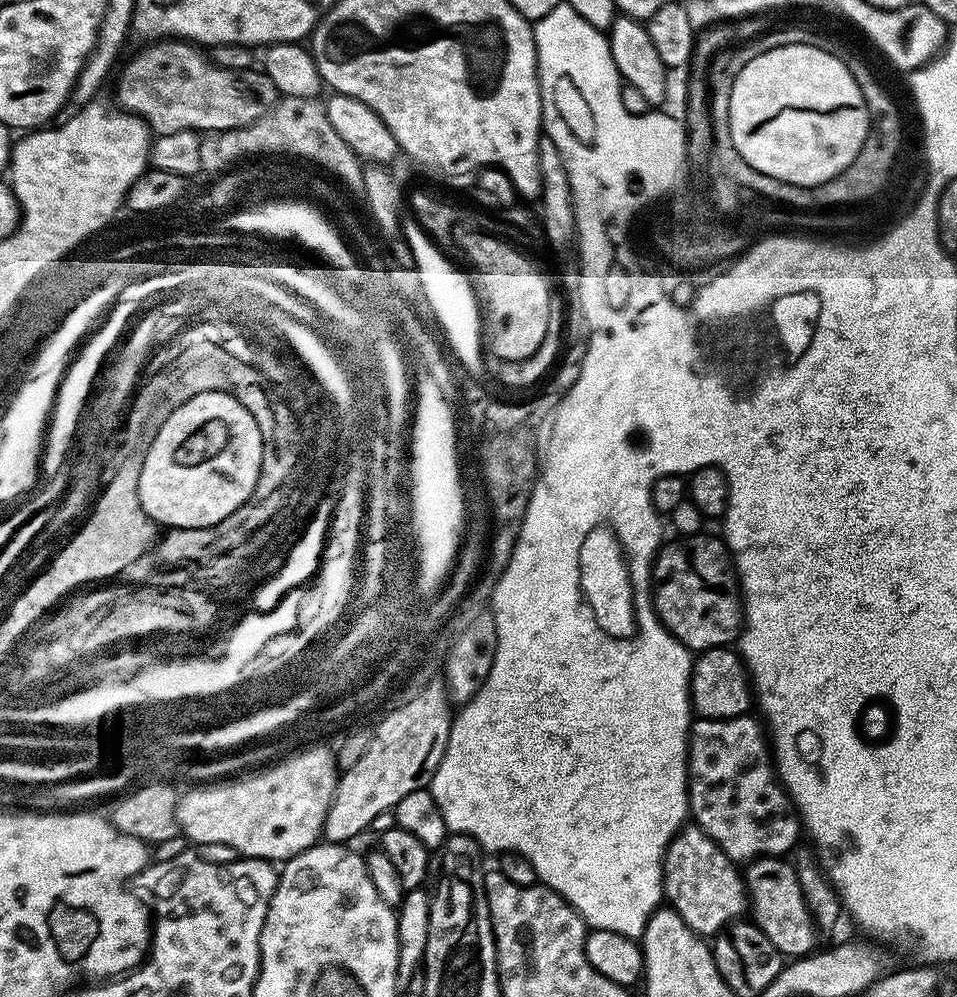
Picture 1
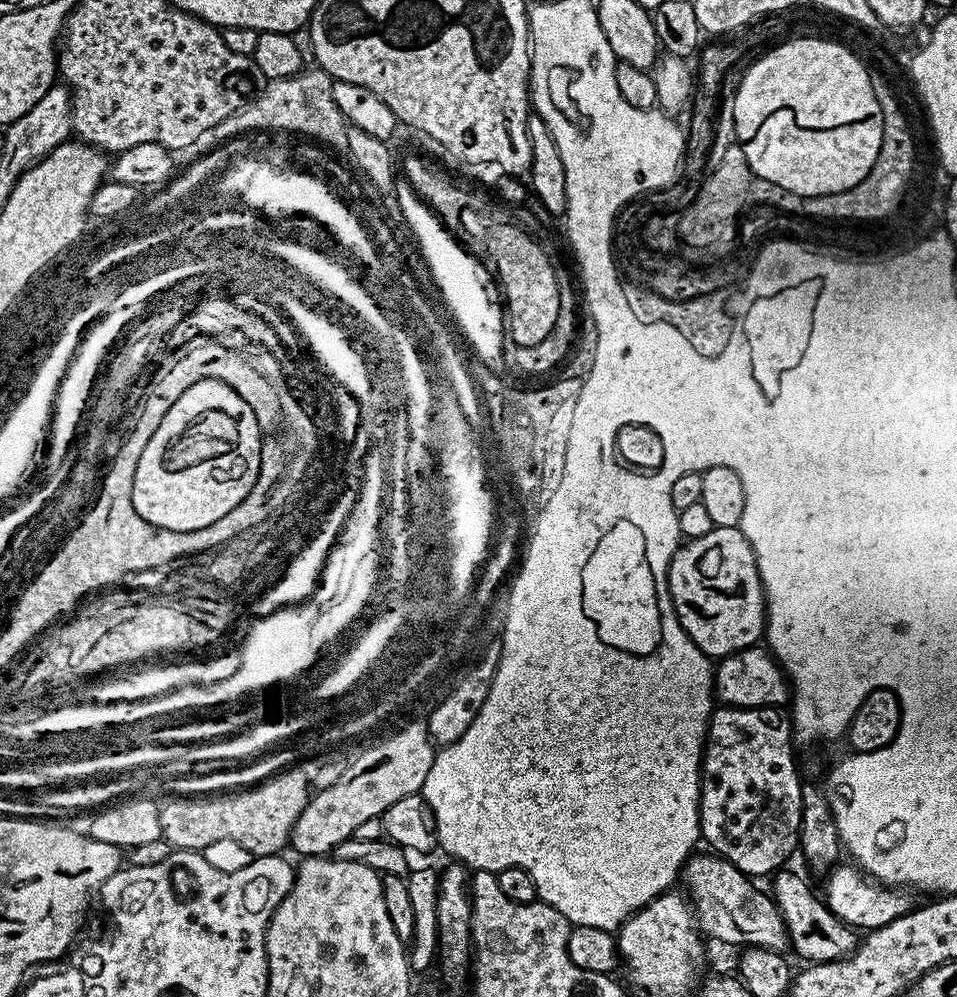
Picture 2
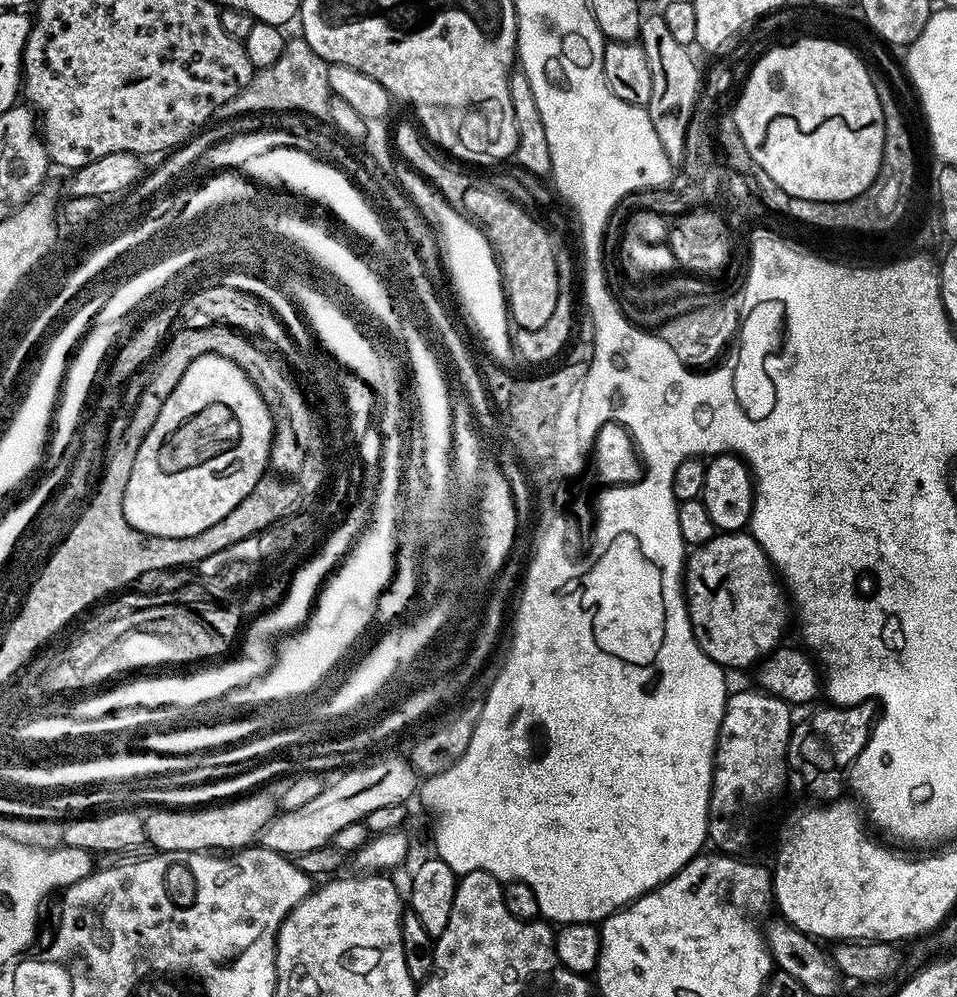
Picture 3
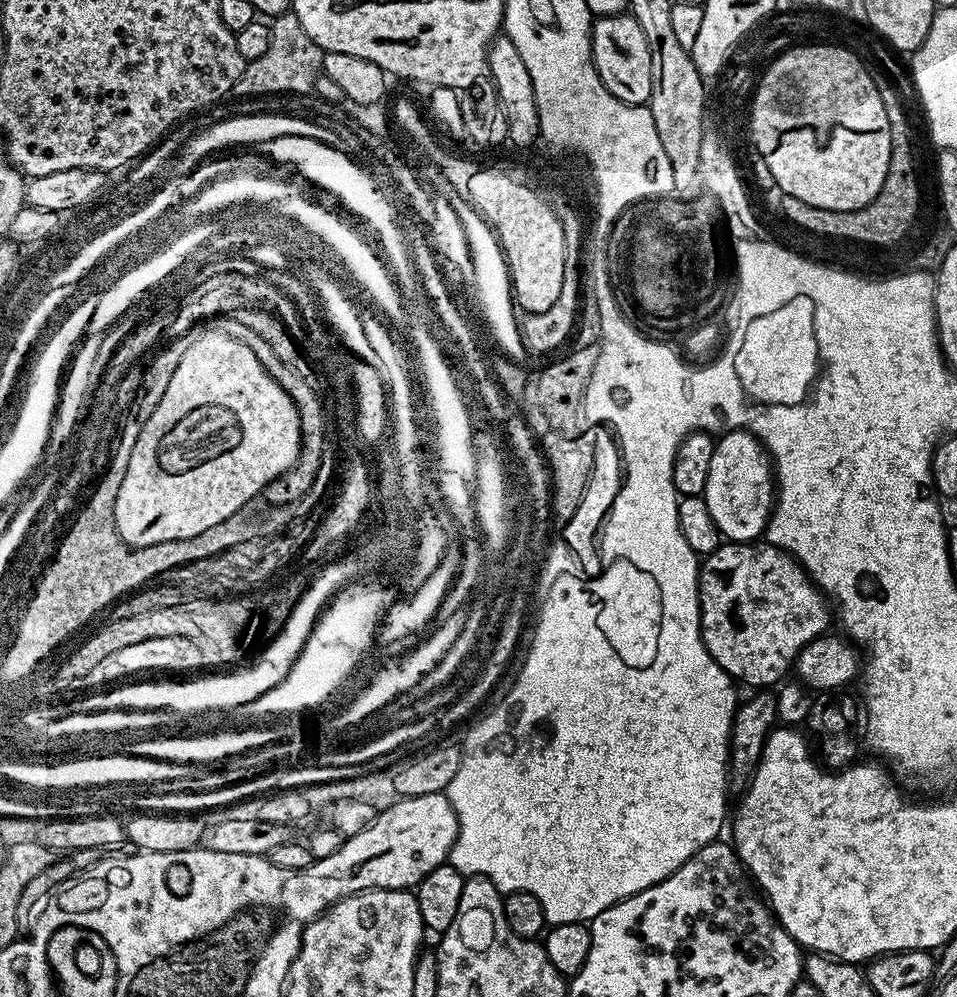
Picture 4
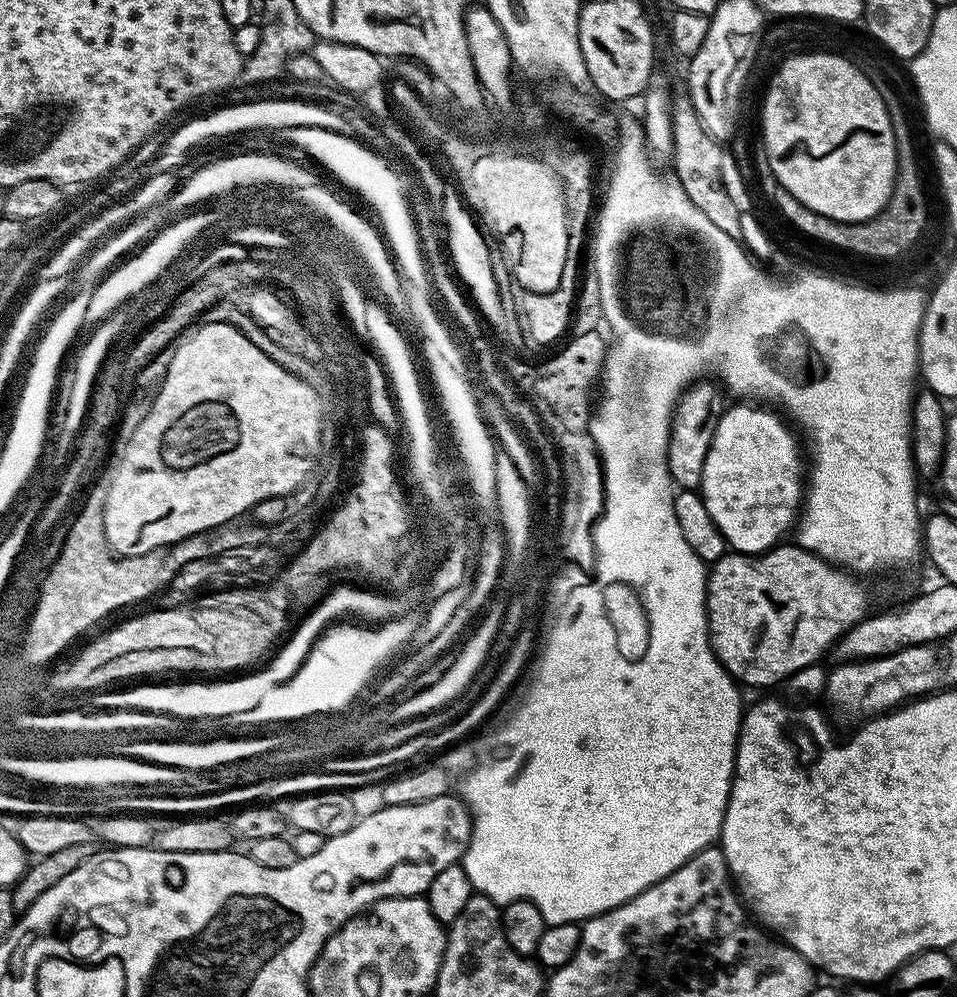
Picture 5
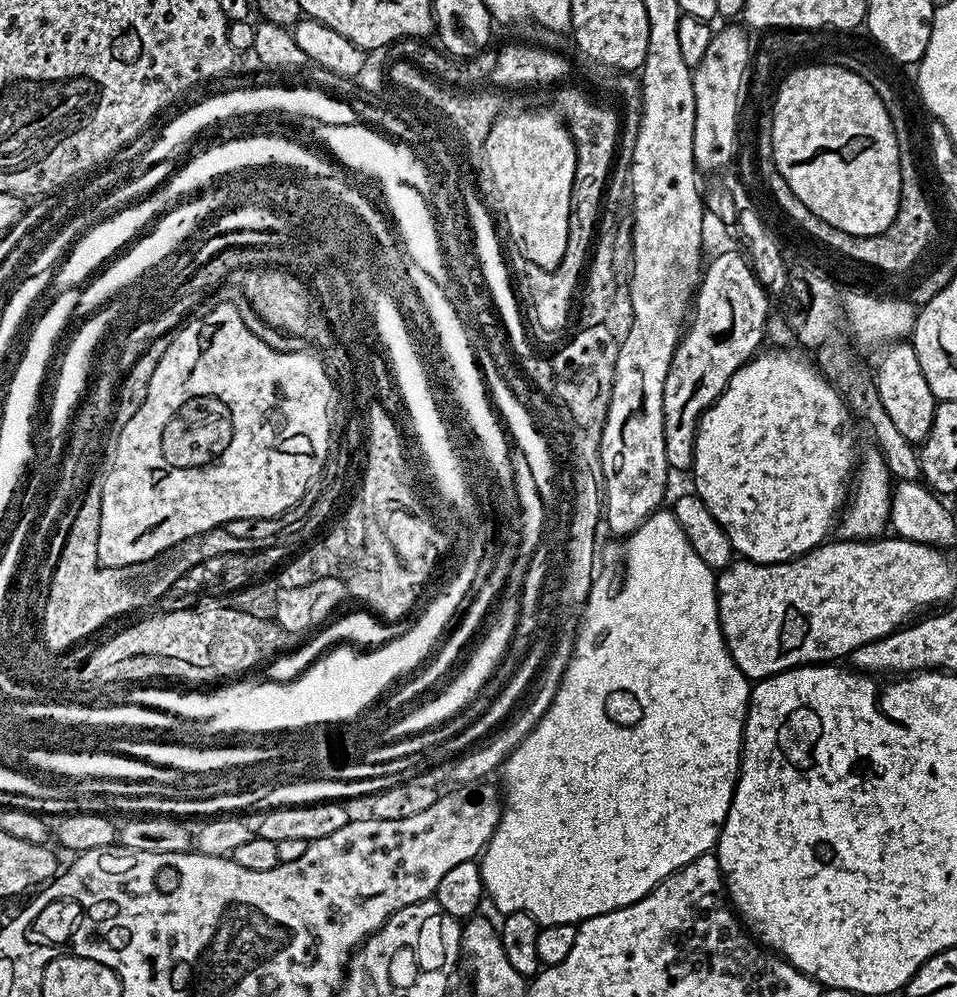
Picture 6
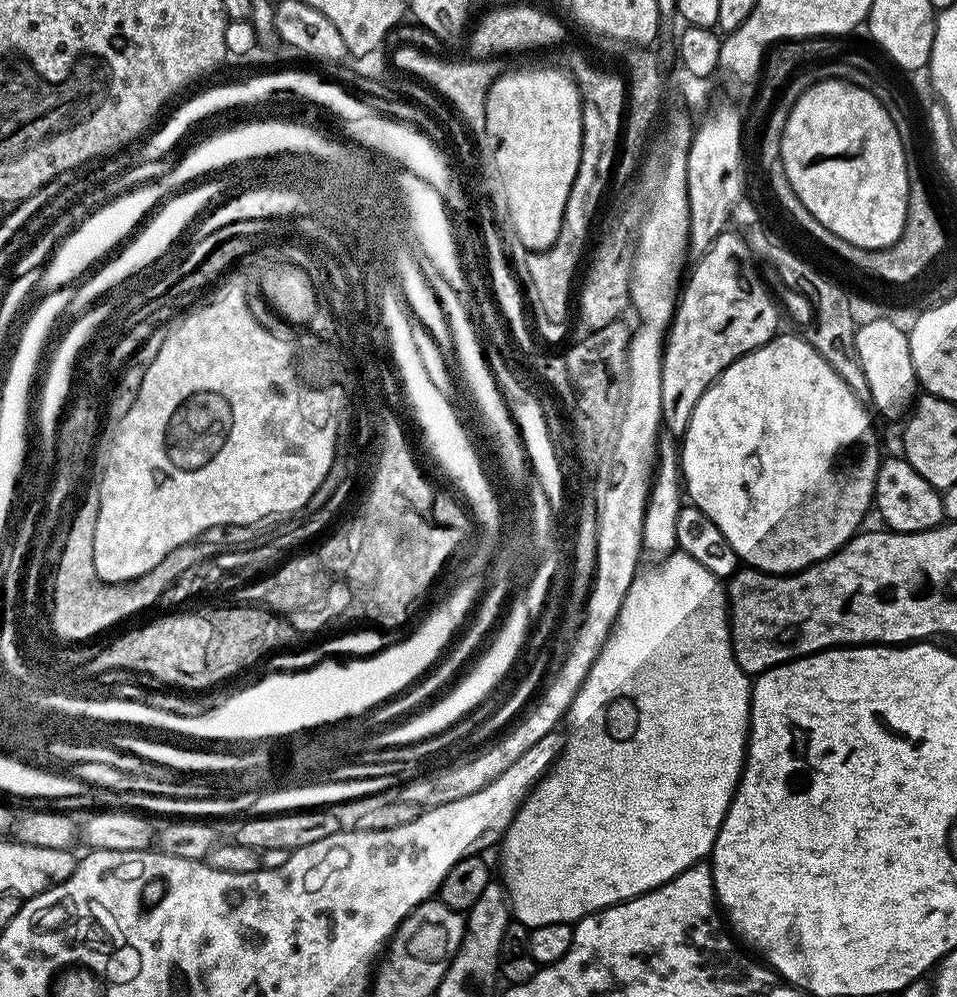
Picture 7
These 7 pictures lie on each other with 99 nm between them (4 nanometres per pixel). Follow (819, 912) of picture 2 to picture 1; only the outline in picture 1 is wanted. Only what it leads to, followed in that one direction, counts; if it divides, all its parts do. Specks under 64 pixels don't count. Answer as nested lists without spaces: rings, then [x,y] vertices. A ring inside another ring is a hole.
[[[761,856],[743,869],[744,887],[750,901],[750,916],[754,923],[774,942],[785,958],[811,956],[817,951],[818,929],[812,911],[806,906],[802,886],[798,886],[798,874],[787,859],[778,856]]]

